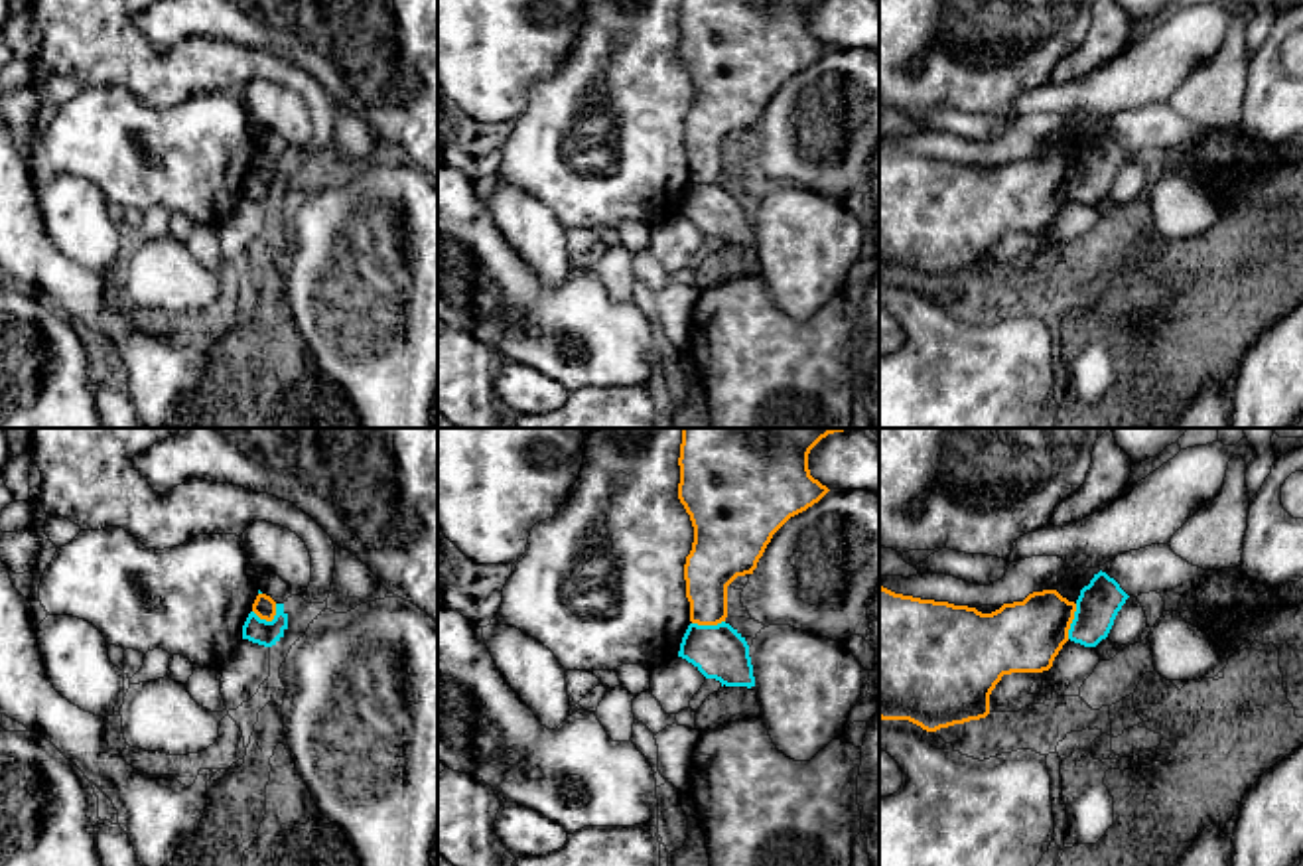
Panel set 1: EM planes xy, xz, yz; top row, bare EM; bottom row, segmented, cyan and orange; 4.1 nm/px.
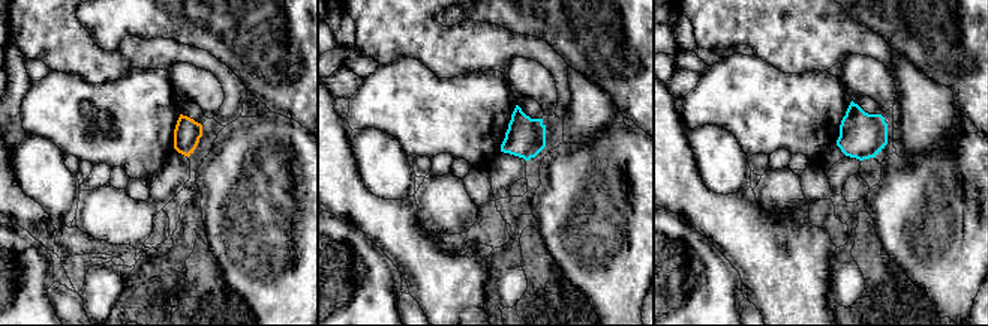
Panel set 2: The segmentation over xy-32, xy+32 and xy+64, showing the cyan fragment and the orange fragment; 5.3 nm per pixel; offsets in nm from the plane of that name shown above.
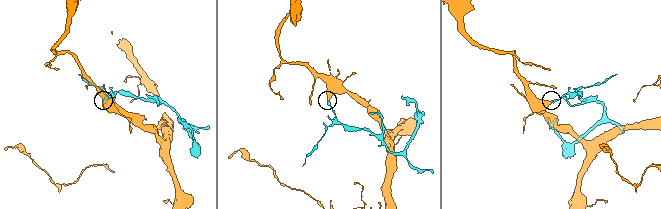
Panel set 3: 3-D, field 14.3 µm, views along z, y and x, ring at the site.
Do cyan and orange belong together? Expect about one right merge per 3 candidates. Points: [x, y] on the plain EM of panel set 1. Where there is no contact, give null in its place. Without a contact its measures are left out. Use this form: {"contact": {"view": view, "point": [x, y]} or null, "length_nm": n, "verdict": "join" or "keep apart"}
{"contact": {"view": "xy", "point": [269, 180]}, "length_nm": 110, "verdict": "keep apart"}

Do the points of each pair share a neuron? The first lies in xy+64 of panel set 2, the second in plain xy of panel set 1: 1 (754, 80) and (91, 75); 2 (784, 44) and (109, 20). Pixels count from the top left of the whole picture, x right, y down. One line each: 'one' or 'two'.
1: two
2: one

